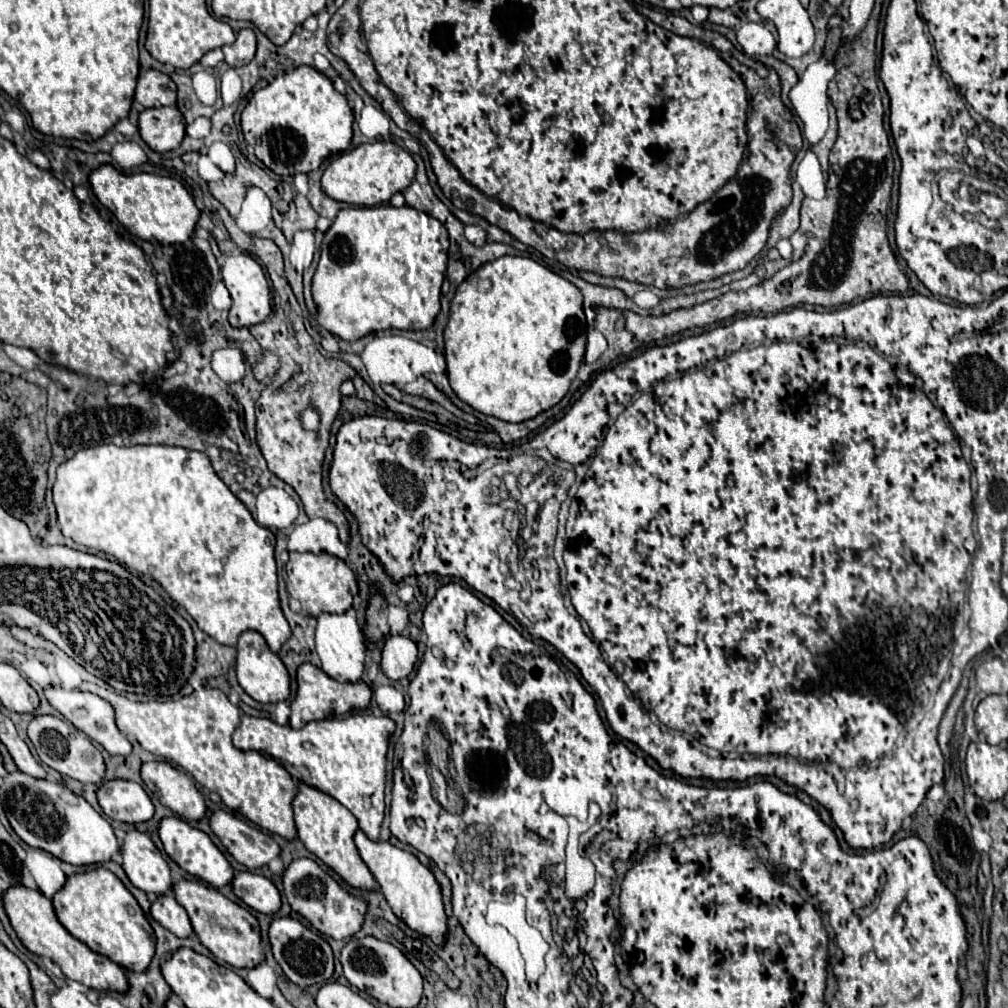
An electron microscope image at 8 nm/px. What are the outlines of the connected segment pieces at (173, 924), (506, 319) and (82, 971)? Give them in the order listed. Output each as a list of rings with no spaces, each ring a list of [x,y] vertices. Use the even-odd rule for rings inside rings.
[[[172,892],[168,896],[160,896],[158,900],[154,900],[150,912],[152,912],[152,916],[164,928],[168,928],[178,938],[190,938],[190,936],[194,936],[190,918],[188,918],[186,910],[176,902],[176,898],[174,898]]]
[[[502,256],[494,262],[486,262],[482,264],[478,270],[474,270],[474,274],[470,274],[462,284],[460,288],[456,290],[452,302],[450,302],[450,320],[448,320],[448,326],[444,330],[444,342],[446,342],[446,376],[450,380],[450,386],[452,390],[456,392],[456,396],[470,404],[474,410],[486,414],[486,416],[494,416],[494,418],[500,418],[504,422],[524,422],[524,420],[530,420],[534,416],[538,416],[540,412],[546,412],[550,410],[552,406],[556,406],[564,394],[568,392],[572,380],[576,378],[578,374],[578,368],[584,360],[584,350],[586,350],[586,316],[584,316],[584,310],[582,310],[582,292],[572,284],[568,282],[566,278],[554,274],[552,270],[548,270],[546,266],[530,260],[530,258],[524,258],[524,256]],[[480,278],[488,278],[492,282],[492,290],[486,292],[486,294],[480,294],[476,290],[476,282]]]
[[[12,886],[4,894],[4,906],[8,912],[8,918],[22,940],[22,944],[36,956],[50,958],[60,966],[60,970],[66,974],[66,978],[76,980],[92,990],[104,990],[104,992],[118,992],[126,990],[126,972],[122,966],[114,964],[102,954],[92,952],[84,942],[74,938],[58,920],[52,902],[38,890],[30,890],[26,886]]]

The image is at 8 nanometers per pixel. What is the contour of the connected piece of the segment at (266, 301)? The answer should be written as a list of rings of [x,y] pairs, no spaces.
[[[230,254],[226,256],[226,262],[222,266],[222,276],[224,276],[224,284],[232,296],[232,308],[230,308],[230,324],[234,328],[250,328],[256,326],[260,322],[264,322],[272,308],[270,308],[270,288],[268,288],[268,280],[264,276],[262,266],[258,264],[258,260],[250,254]]]

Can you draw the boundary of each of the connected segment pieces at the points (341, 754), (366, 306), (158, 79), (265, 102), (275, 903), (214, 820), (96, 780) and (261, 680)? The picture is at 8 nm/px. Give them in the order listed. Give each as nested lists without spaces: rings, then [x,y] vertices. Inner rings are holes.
[[[350,714],[344,718],[326,718],[308,722],[304,728],[294,730],[292,726],[280,726],[268,718],[252,718],[242,716],[240,726],[236,728],[232,742],[240,750],[258,750],[276,762],[280,762],[292,778],[314,786],[332,798],[336,798],[342,806],[346,806],[358,820],[360,830],[370,838],[378,840],[380,824],[384,818],[384,780],[386,780],[386,752],[388,752],[388,738],[394,732],[394,720],[388,716],[370,716],[370,714]]]
[[[350,206],[338,212],[322,240],[322,254],[312,278],[318,324],[342,340],[358,340],[378,330],[428,330],[440,312],[440,286],[448,262],[446,228],[410,206]]]
[[[142,70],[136,82],[134,100],[144,108],[160,108],[176,104],[176,84],[160,70]]]
[[[300,66],[292,72],[286,72],[268,86],[256,90],[242,112],[242,132],[246,142],[254,148],[256,158],[262,160],[278,176],[294,176],[296,172],[308,174],[312,170],[318,170],[318,166],[326,158],[348,150],[352,140],[352,122],[354,122],[354,114],[344,94],[340,94],[334,88],[328,76],[324,76],[322,72],[310,66]]]
[[[240,872],[232,880],[234,894],[248,904],[250,908],[262,912],[262,914],[276,914],[282,906],[282,898],[278,888],[264,876],[254,872]]]
[[[216,810],[210,818],[210,826],[226,850],[248,870],[258,870],[280,856],[280,846],[272,836],[264,834],[260,828],[248,826],[248,822],[230,812]]]
[[[36,716],[30,726],[28,726],[28,736],[32,744],[36,746],[36,752],[44,764],[50,768],[58,770],[64,776],[70,776],[78,782],[92,782],[92,784],[102,784],[104,780],[104,758],[100,750],[90,742],[90,738],[80,730],[76,730],[70,722],[64,722],[54,716]]]
[[[246,630],[240,638],[238,638],[238,656],[236,656],[236,676],[238,676],[238,684],[244,688],[244,692],[254,698],[256,702],[280,702],[286,700],[290,696],[290,676],[282,664],[282,660],[278,658],[278,654],[274,654],[266,640],[254,632],[254,630]]]

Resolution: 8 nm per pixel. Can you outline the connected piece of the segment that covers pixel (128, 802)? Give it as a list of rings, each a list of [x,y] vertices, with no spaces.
[[[110,780],[98,790],[98,802],[106,816],[126,824],[148,822],[154,816],[154,804],[144,788],[130,780]]]

